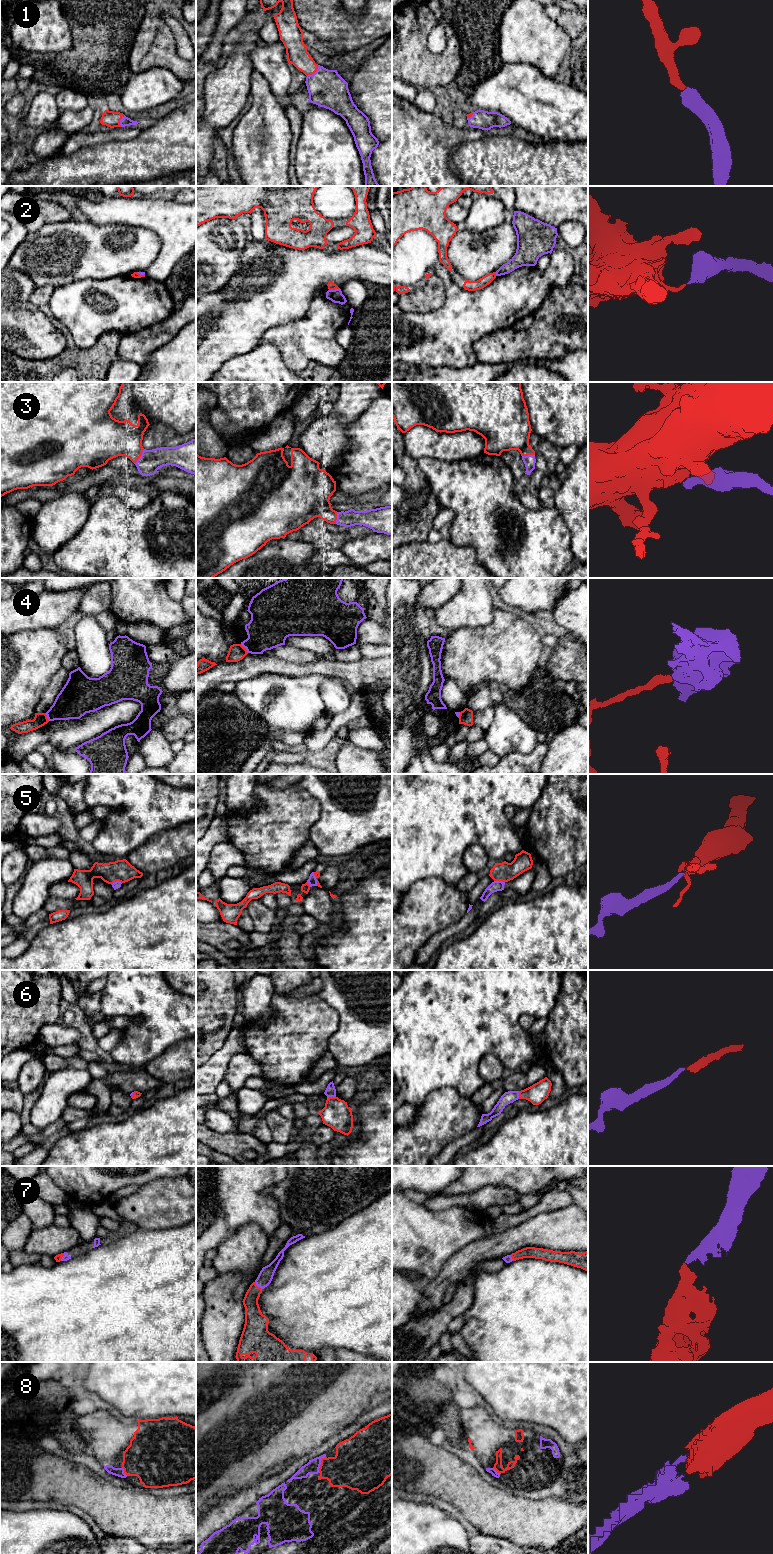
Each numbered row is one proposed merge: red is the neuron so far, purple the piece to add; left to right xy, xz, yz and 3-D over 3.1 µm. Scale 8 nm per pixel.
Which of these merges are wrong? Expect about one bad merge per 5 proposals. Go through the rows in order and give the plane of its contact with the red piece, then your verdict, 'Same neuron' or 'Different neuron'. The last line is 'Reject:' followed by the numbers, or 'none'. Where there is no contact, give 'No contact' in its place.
1: Touches red in xz. Same neuron
2: Touches red in xz. Different neuron
3: Touches red in xy. Same neuron
4: Touches red in xz. Different neuron
5: Touches red in yz. Different neuron
6: Touches red in xz. Same neuron
7: Touches red in xz. Same neuron
8: Touches red in xz. Same neuron
Reject: 2, 4, 5

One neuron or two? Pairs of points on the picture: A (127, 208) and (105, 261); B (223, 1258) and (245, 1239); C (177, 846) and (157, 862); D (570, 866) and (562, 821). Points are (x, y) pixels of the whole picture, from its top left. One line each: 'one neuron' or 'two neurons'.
A: two neurons
B: one neuron
C: one neuron
D: one neuron

